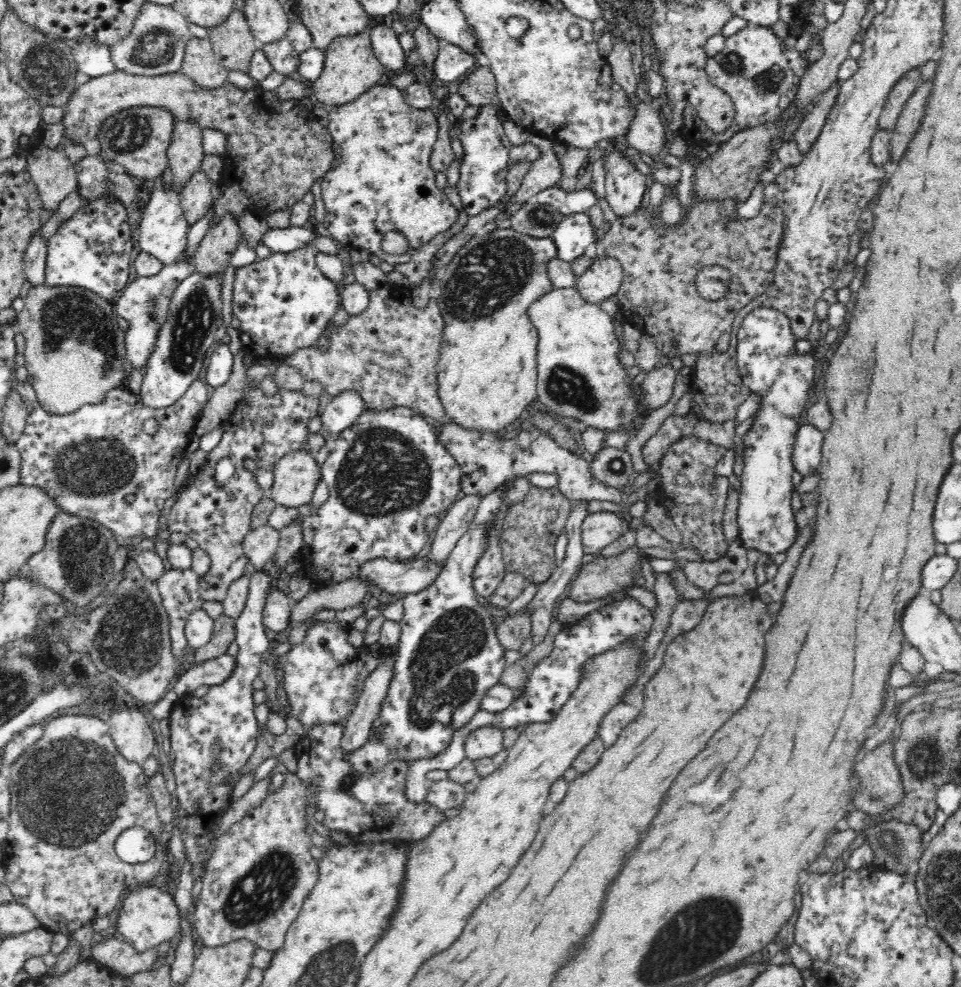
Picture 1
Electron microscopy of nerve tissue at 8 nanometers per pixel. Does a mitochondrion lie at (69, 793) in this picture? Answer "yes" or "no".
yes

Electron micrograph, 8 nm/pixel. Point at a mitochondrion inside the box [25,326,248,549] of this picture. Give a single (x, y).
(96, 466)

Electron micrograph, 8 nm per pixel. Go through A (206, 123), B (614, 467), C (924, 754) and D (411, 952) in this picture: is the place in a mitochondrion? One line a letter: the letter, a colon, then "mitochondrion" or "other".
A: other
B: mitochondrion
C: mitochondrion
D: other

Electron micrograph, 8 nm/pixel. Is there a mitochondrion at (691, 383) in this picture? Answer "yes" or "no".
no

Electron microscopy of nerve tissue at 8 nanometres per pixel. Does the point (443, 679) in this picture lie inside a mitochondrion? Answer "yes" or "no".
yes

